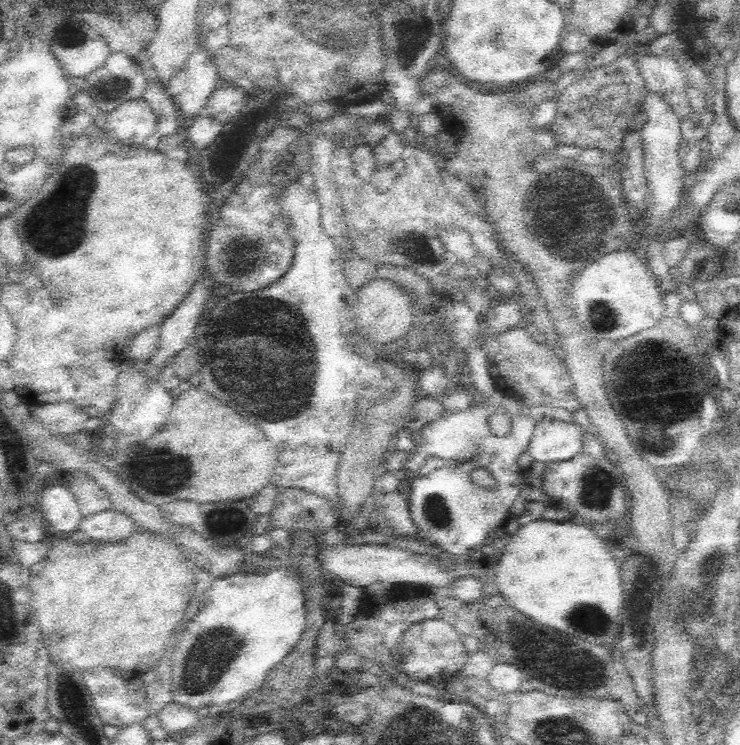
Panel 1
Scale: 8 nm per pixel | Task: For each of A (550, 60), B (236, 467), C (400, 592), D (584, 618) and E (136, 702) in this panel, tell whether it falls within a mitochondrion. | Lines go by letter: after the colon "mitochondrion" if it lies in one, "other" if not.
A: other
B: other
C: other
D: mitochondrion
E: other

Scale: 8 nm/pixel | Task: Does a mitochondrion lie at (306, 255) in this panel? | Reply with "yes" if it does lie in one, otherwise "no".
no

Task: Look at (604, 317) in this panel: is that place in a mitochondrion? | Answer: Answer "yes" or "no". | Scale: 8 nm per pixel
yes

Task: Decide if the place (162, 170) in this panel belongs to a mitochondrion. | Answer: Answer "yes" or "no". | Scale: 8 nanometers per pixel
no

